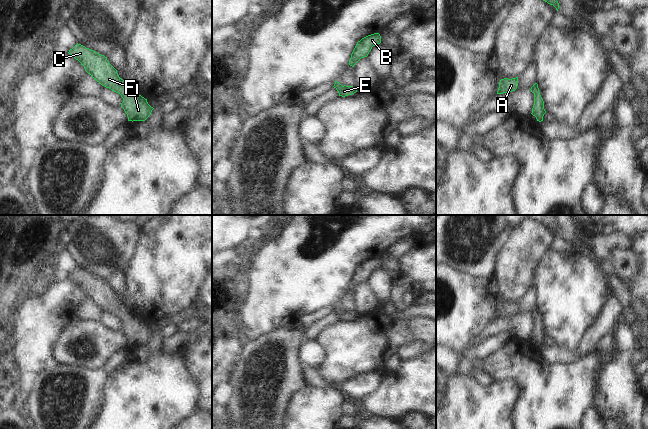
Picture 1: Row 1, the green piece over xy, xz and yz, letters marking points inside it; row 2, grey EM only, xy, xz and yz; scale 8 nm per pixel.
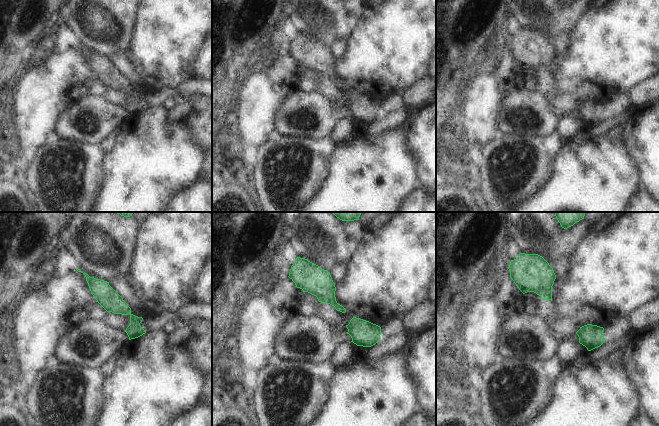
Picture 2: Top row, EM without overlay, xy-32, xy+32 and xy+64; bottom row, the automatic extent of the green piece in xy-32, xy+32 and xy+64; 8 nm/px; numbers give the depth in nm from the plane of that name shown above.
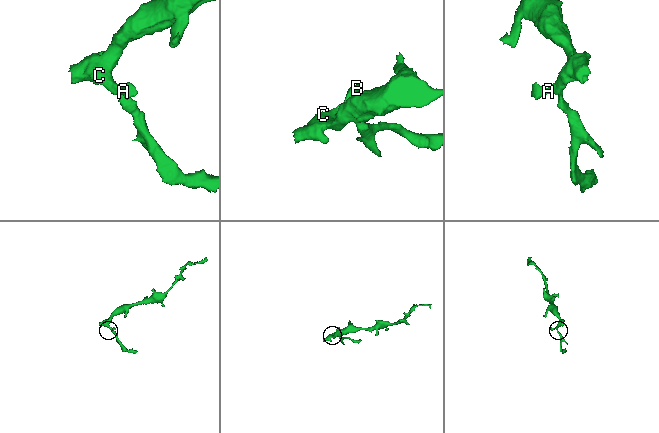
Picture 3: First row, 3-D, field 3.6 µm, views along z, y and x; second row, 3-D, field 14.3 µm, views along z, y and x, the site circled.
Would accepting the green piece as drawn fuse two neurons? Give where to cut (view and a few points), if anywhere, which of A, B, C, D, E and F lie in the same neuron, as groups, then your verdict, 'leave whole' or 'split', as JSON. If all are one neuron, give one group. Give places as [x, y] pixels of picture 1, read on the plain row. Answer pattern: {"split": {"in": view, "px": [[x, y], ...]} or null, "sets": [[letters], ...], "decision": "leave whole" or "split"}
{"split": null, "sets": [["A", "B", "C", "D", "E", "F"]], "decision": "leave whole"}

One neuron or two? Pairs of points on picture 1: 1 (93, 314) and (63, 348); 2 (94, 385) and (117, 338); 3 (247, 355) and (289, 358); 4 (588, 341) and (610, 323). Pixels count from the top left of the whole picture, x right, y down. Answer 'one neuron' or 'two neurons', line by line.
1: two neurons
2: two neurons
3: one neuron
4: one neuron

